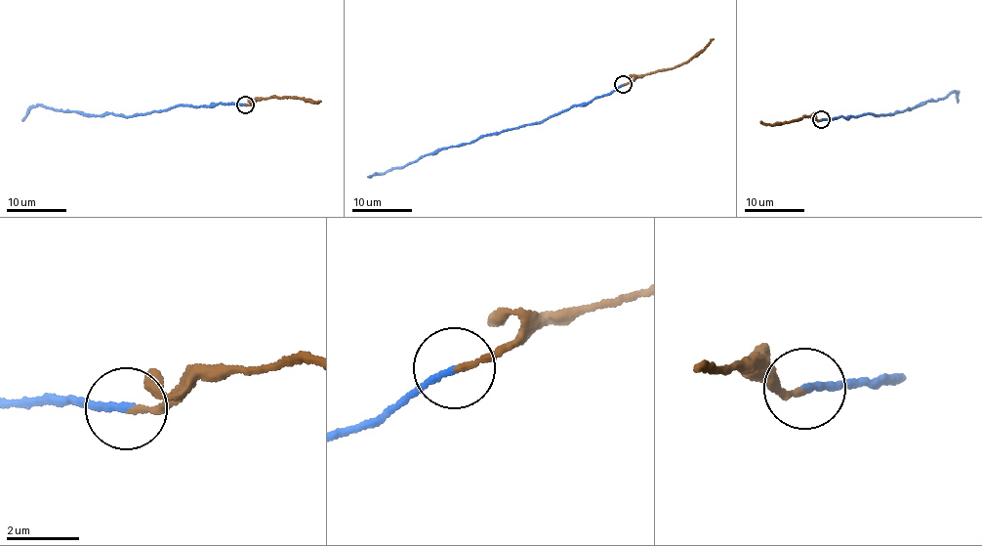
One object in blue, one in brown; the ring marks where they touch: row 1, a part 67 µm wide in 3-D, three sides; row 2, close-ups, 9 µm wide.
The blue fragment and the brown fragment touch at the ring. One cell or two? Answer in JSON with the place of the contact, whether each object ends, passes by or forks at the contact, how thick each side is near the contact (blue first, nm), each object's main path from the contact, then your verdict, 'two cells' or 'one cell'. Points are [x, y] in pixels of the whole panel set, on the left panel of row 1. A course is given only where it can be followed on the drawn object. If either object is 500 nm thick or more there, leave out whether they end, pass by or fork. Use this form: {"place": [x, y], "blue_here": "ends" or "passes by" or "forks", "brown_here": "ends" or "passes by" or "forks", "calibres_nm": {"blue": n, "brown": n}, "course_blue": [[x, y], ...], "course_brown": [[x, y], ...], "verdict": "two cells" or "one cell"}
{"place": [245, 104], "blue_here": "ends", "brown_here": "ends", "calibres_nm": {"blue": 200, "brown": 150}, "course_blue": [[245, 105], [181, 104], [138, 115], [86, 115], [38, 104], [30, 108], [22, 121]], "course_brown": [[245, 105], [263, 99], [292, 97], [313, 104], [320, 101]], "verdict": "one cell"}

